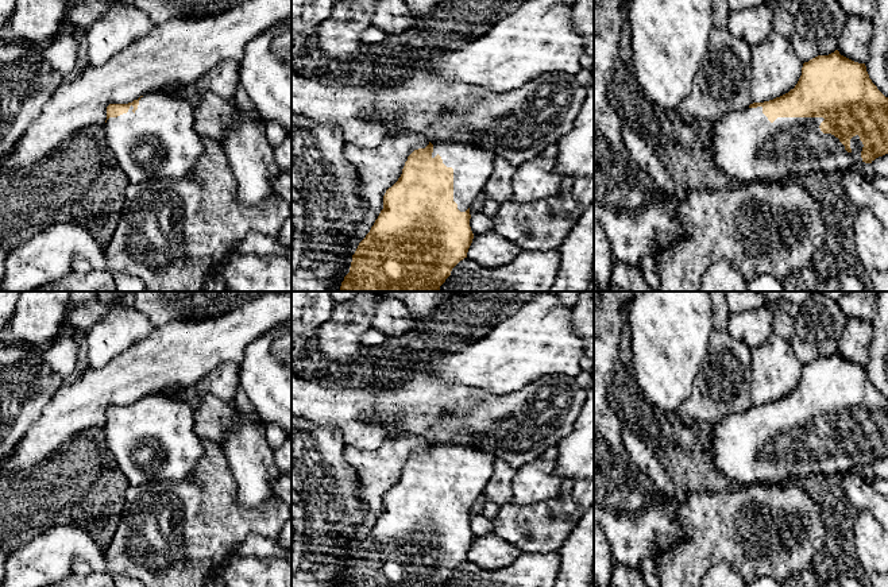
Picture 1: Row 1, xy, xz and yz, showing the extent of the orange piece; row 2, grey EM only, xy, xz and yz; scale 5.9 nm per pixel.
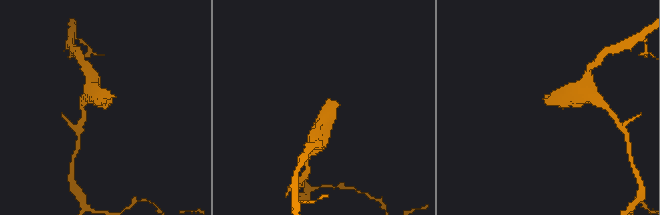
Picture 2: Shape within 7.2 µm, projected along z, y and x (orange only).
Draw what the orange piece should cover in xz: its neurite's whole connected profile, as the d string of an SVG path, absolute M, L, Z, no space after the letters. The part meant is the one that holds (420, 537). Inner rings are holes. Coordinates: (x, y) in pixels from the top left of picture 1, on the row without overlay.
M444 443L414 452L405 464L398 483L386 493L383 511L366 540L359 545L350 575L341 587L443 587L472 545L470 509L483 494L493 475L495 456L474 445Z

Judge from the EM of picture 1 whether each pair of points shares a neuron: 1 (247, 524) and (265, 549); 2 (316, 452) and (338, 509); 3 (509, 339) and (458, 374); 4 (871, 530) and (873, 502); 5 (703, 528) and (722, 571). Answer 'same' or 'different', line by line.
1: different
2: same
3: same
4: different
5: different

